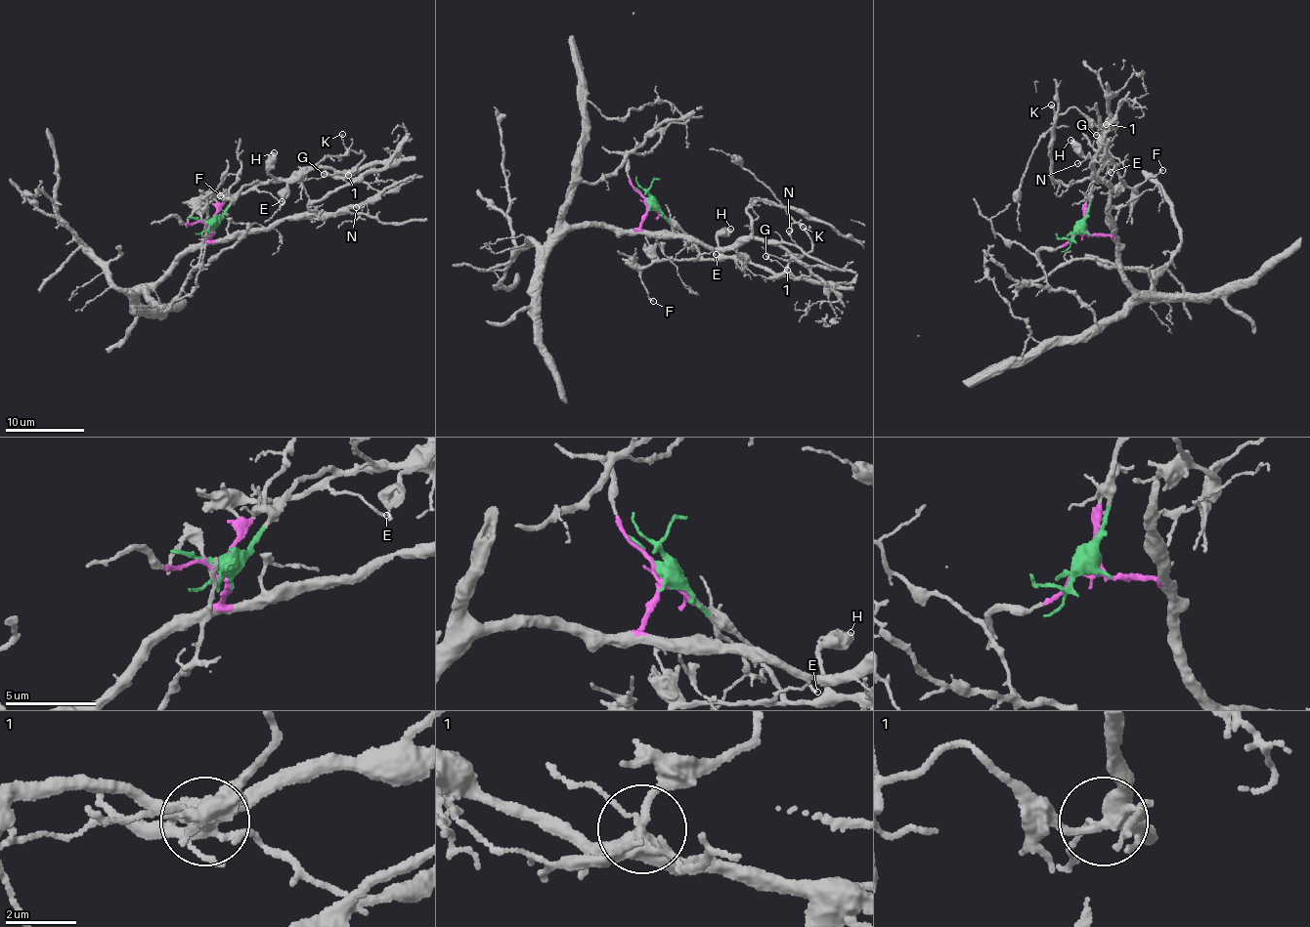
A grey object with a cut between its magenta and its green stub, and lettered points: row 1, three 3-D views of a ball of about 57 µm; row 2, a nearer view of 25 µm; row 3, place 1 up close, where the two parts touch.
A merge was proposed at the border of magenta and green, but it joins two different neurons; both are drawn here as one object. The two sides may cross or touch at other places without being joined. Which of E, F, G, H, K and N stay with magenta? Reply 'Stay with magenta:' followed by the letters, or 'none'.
Stay with magenta: G, N

